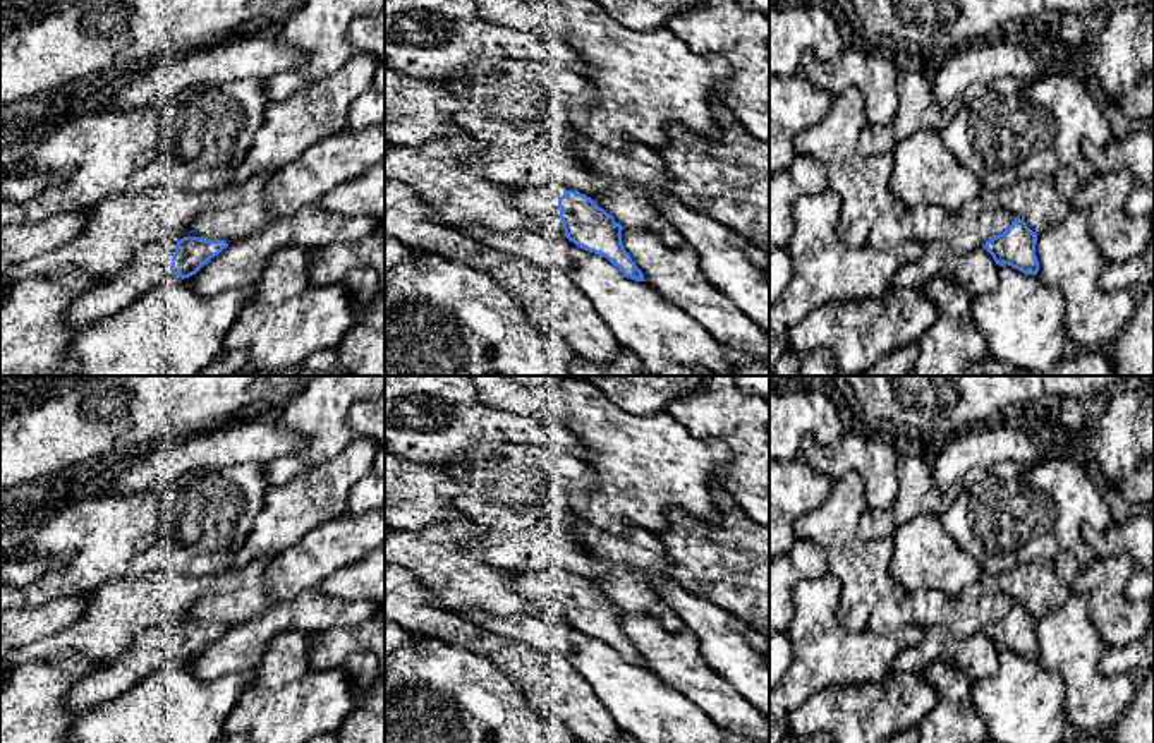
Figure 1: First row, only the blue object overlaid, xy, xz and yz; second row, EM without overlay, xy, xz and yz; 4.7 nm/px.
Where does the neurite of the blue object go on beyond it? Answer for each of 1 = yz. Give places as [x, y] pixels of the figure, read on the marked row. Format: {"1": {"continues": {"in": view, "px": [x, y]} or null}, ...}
{"1": {"continues": null}}

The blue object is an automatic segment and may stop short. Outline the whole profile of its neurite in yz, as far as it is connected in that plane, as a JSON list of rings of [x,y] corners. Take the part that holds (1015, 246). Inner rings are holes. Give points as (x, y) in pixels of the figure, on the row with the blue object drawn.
[[[1015,218],[1003,233],[989,239],[982,247],[996,264],[1008,264],[1025,275],[1037,275],[1036,240],[1037,233],[1023,220]]]

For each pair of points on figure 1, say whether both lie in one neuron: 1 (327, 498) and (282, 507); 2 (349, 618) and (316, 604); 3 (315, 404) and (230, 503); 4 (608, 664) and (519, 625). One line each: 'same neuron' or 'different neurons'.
1: same neuron
2: same neuron
3: different neurons
4: same neuron

